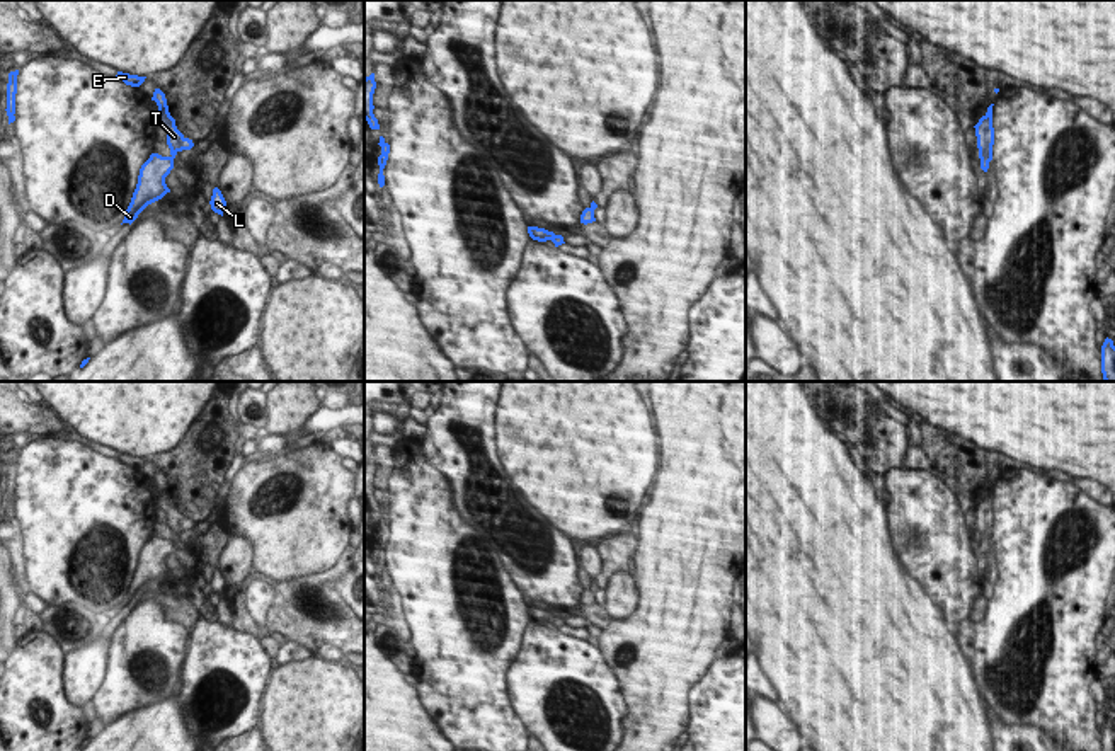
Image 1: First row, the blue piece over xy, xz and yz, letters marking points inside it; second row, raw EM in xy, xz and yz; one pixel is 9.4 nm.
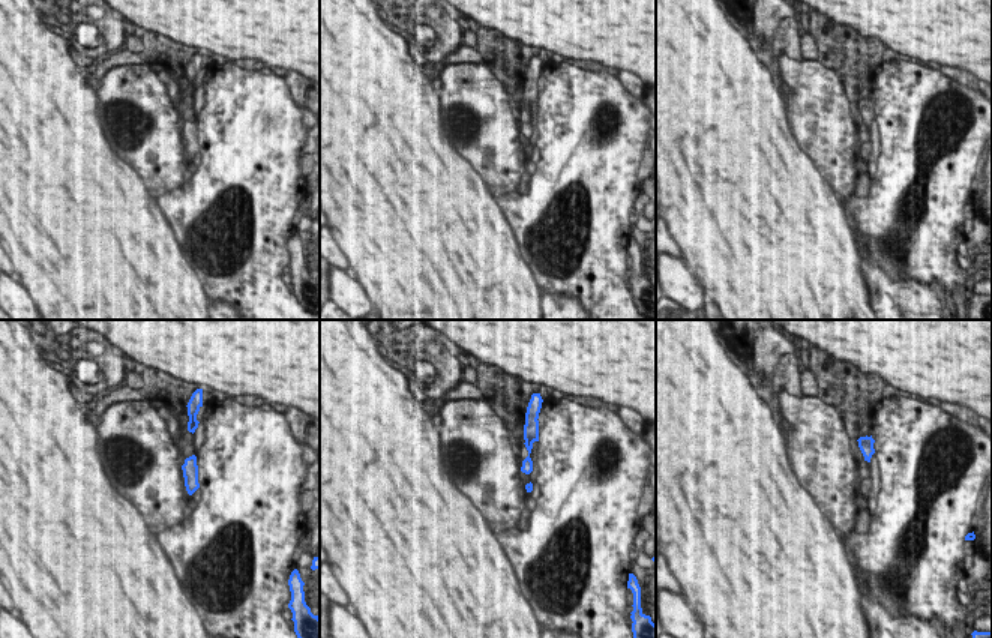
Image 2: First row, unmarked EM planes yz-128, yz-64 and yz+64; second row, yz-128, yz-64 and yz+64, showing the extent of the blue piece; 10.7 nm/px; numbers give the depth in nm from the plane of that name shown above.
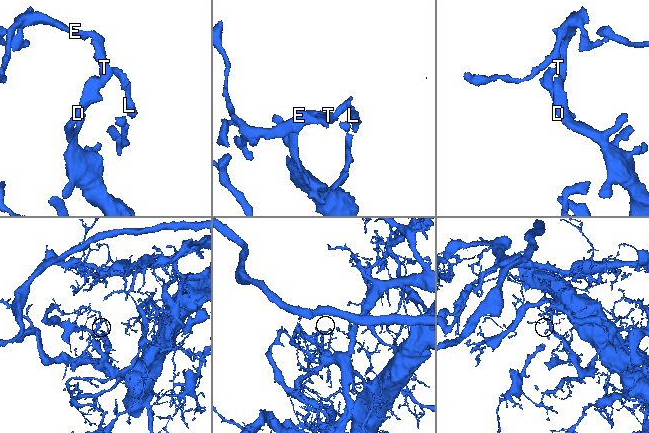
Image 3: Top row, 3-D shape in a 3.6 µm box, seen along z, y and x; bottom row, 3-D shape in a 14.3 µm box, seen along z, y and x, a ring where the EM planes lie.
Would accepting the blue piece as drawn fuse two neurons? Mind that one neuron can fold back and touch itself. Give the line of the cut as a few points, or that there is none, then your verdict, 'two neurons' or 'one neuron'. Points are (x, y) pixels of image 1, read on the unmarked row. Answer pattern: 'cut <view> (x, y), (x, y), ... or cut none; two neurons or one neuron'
cut none; one neuron

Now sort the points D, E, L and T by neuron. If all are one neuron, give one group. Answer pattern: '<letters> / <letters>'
D E L T

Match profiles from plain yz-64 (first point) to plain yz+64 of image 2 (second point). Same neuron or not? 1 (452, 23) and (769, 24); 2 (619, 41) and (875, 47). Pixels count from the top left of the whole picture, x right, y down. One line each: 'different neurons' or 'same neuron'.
1: different neurons
2: different neurons

